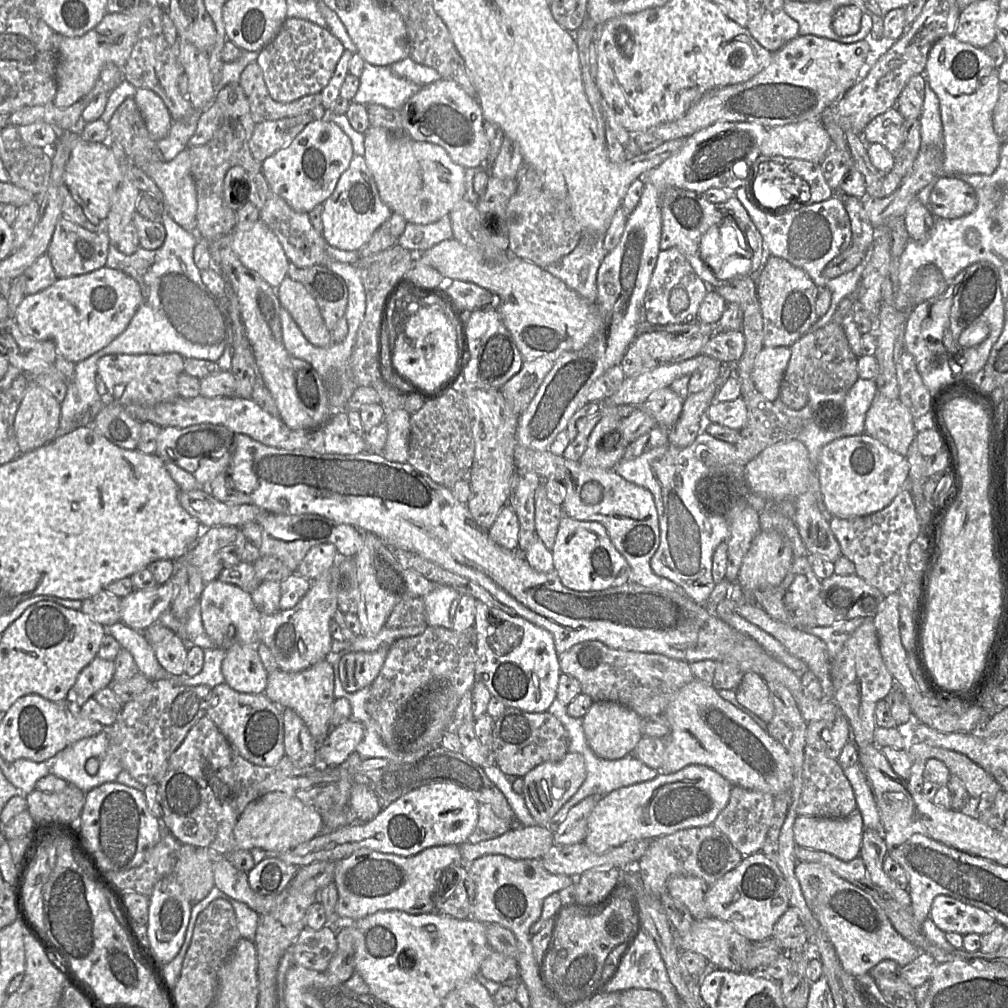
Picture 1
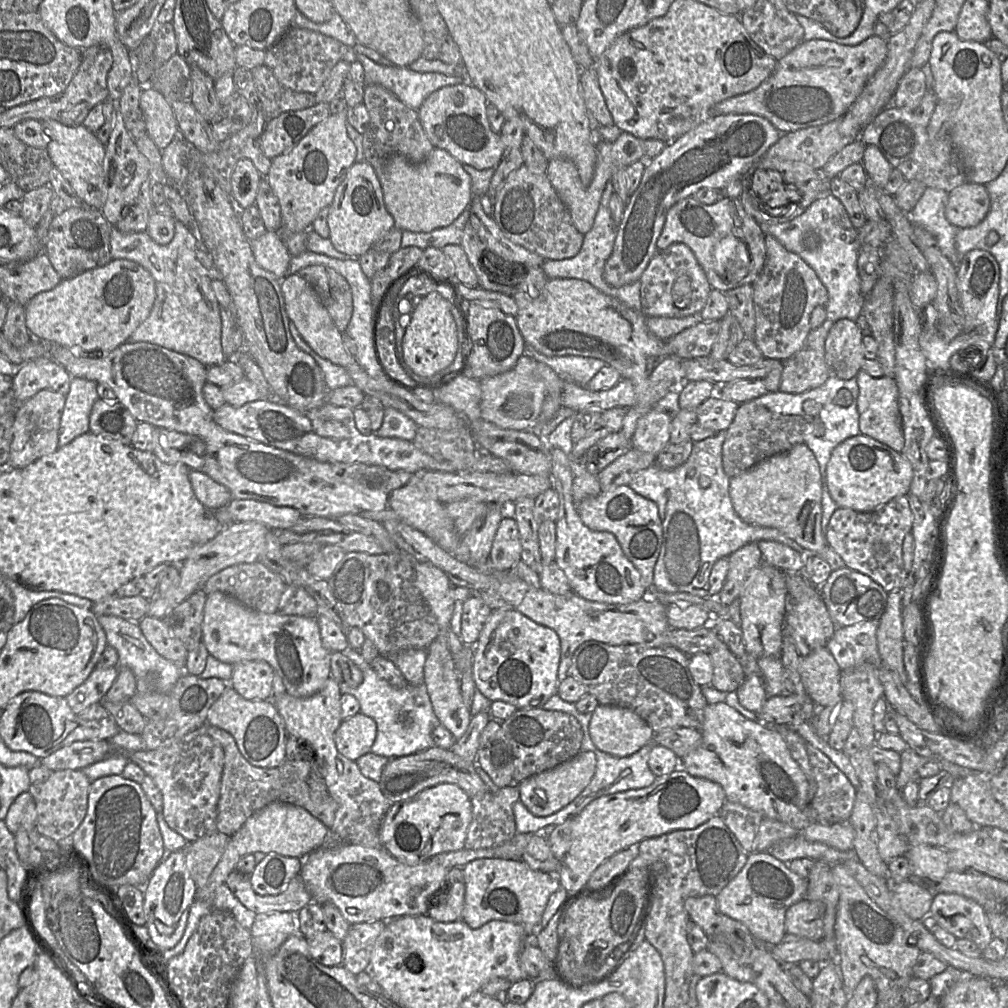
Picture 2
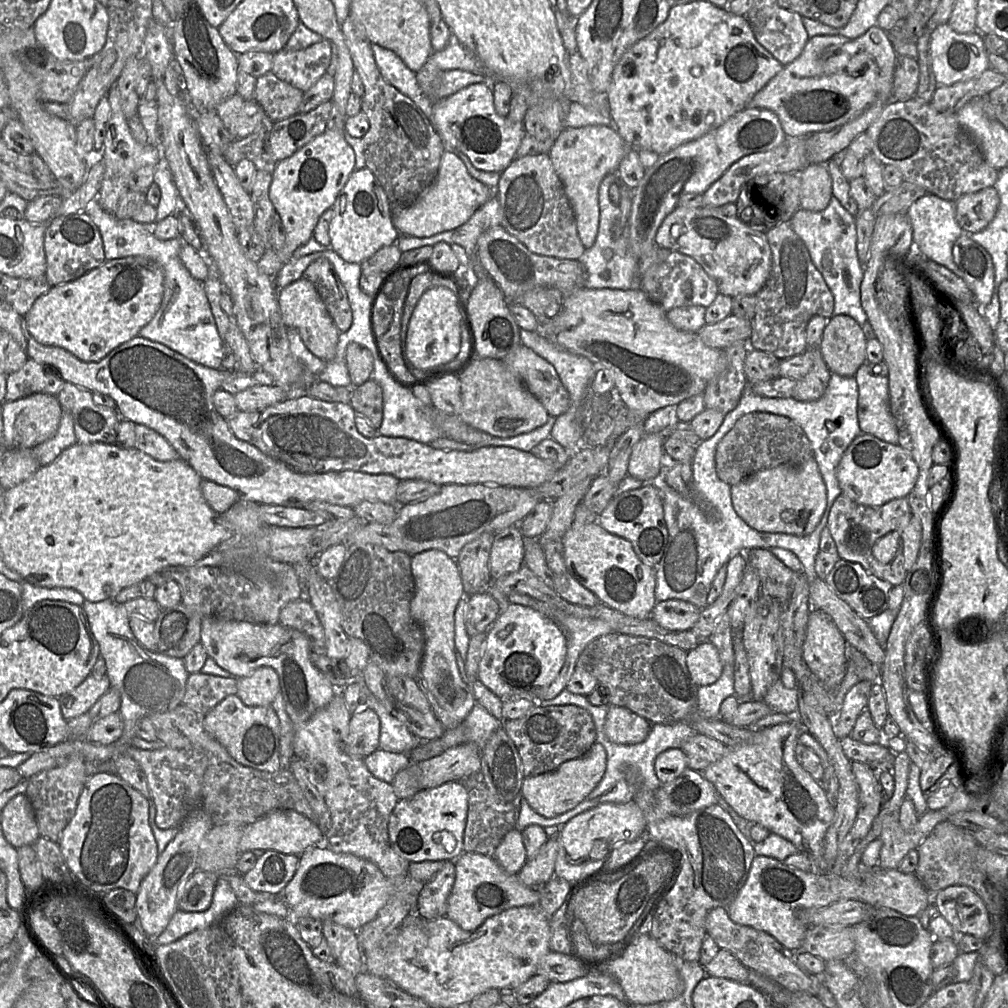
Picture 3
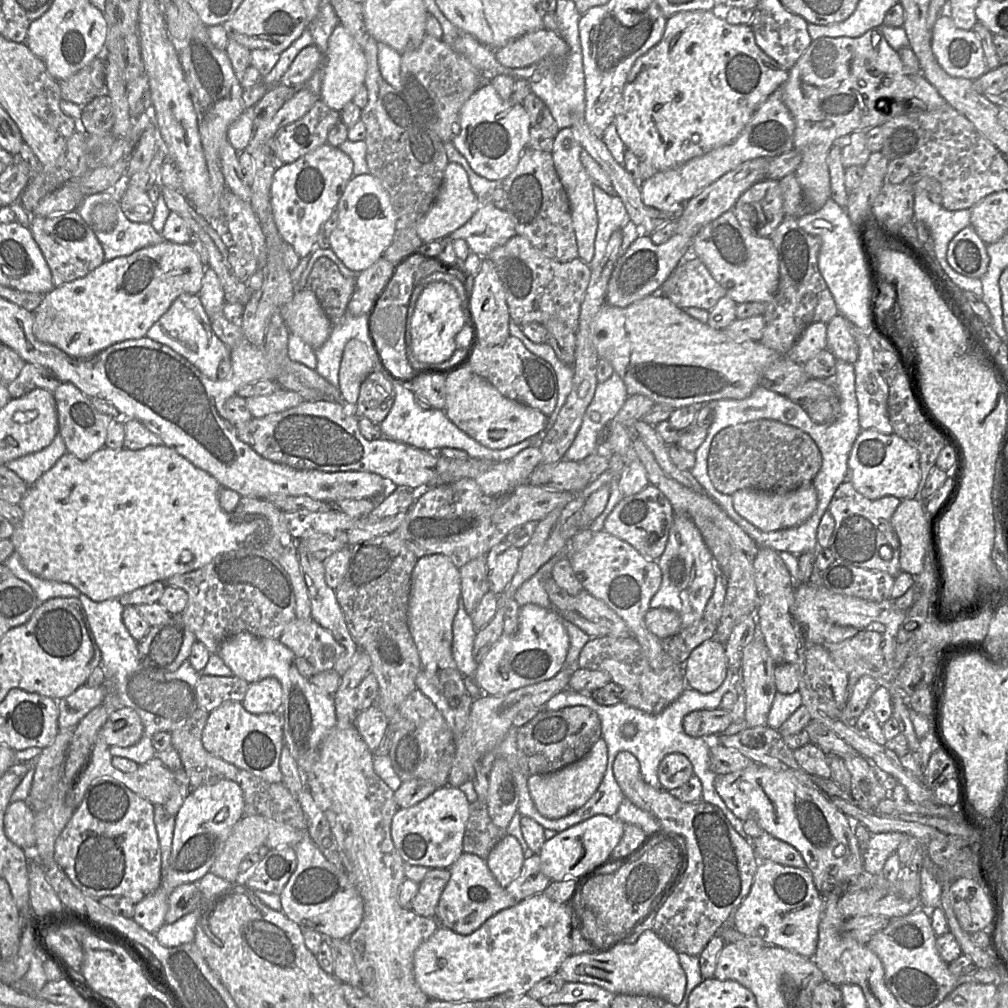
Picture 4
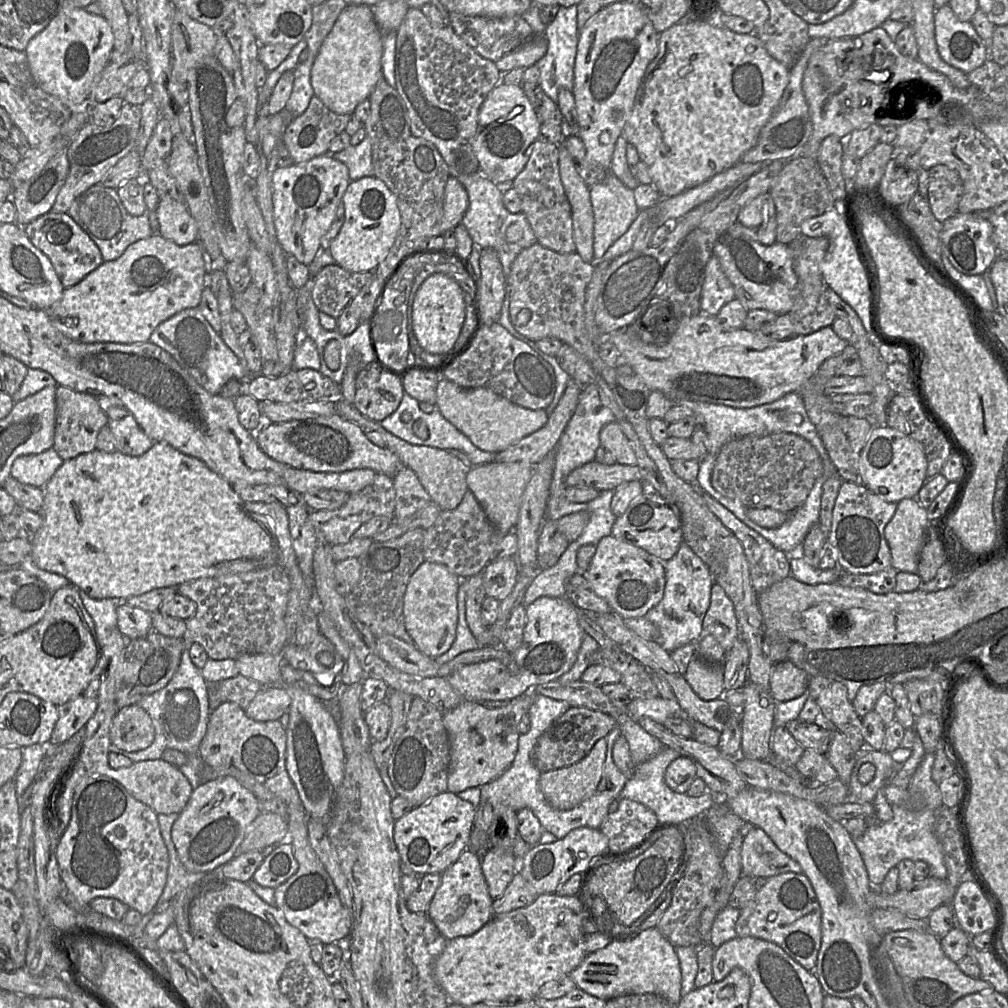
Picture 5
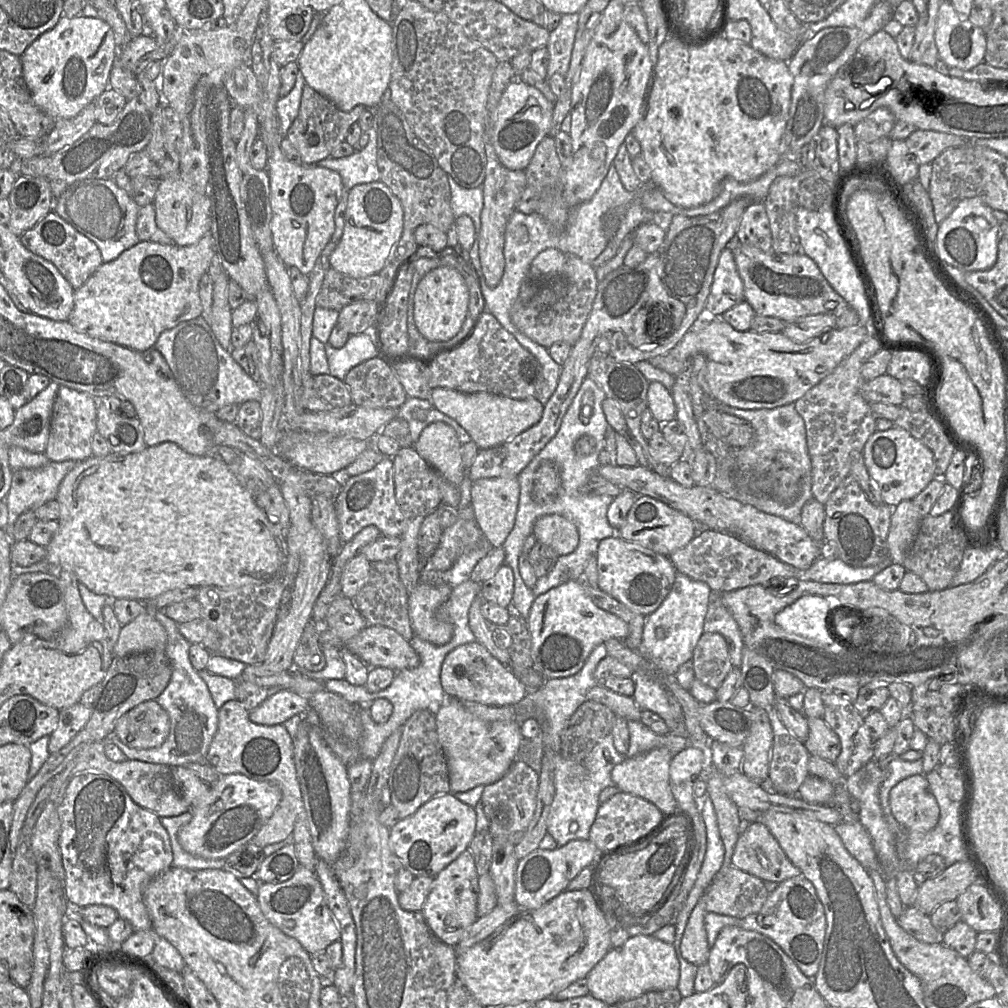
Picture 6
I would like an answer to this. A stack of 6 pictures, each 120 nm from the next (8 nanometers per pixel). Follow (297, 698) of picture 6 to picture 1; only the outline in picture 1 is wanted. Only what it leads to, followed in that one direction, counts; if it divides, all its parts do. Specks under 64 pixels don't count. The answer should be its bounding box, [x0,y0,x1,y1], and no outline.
[221,645,269,694]

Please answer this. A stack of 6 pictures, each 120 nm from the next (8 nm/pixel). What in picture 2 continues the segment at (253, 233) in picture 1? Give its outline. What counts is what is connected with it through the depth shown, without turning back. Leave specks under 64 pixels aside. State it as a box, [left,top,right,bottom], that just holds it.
[250,231,291,280]

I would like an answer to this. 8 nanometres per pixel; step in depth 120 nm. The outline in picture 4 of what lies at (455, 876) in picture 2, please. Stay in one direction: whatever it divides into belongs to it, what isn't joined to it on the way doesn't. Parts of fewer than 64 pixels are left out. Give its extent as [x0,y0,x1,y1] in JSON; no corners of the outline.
[411,869,450,917]

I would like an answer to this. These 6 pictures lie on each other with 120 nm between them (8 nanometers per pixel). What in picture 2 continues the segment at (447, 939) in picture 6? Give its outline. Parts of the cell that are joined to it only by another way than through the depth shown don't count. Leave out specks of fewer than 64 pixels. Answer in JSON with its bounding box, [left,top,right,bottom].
[461,858,560,937]

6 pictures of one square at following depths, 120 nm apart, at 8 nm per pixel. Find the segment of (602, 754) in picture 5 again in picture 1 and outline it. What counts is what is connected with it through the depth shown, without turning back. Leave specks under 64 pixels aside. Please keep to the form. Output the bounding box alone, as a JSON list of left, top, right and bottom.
[522,753,585,827]

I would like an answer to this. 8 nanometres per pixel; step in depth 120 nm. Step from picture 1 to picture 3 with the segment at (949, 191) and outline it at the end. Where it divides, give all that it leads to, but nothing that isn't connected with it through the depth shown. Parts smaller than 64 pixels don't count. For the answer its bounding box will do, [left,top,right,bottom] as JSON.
[955,187,999,233]

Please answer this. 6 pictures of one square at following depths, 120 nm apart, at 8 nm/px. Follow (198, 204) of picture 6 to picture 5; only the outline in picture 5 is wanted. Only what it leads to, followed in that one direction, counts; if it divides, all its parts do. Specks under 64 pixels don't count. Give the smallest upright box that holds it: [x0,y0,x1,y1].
[155,196,198,246]

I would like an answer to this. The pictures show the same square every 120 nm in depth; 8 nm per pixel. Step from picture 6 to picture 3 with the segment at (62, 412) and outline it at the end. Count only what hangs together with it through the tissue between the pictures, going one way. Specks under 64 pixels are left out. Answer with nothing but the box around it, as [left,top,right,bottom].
[56,382,120,444]

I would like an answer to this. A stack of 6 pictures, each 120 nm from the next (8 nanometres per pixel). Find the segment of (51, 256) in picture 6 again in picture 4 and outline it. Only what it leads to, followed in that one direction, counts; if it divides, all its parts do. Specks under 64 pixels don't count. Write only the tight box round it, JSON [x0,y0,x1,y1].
[29,210,105,287]

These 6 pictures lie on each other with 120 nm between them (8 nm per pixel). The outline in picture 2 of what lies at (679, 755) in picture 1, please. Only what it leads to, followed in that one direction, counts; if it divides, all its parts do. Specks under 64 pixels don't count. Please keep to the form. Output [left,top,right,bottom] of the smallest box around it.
[680,702,812,833]

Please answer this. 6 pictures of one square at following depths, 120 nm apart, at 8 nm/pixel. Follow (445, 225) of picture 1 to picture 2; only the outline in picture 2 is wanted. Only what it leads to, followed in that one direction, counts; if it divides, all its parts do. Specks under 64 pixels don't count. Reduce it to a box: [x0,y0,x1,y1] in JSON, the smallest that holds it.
[401,205,470,250]

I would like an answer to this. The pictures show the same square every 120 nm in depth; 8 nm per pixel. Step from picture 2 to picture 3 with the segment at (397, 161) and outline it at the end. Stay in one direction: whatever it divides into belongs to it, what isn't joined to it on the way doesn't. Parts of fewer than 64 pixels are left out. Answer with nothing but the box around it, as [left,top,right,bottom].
[392,151,496,238]

